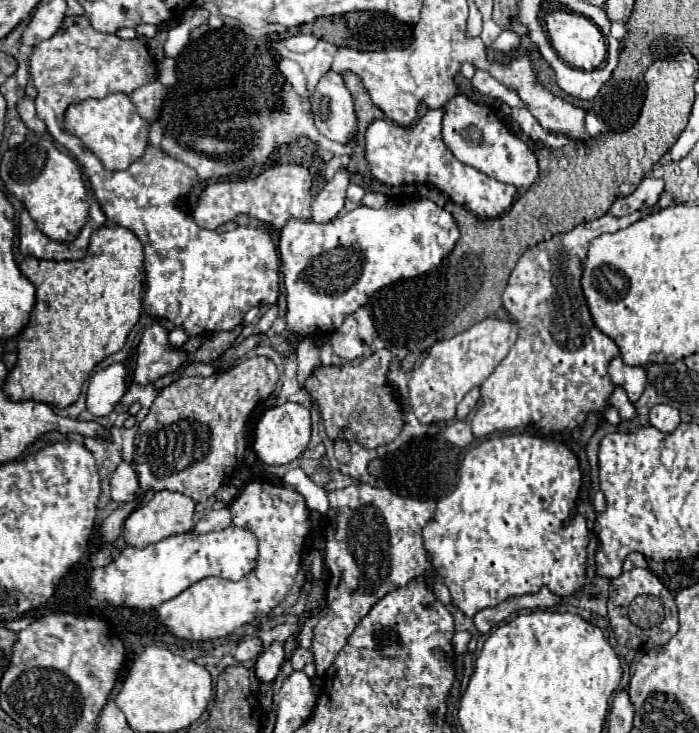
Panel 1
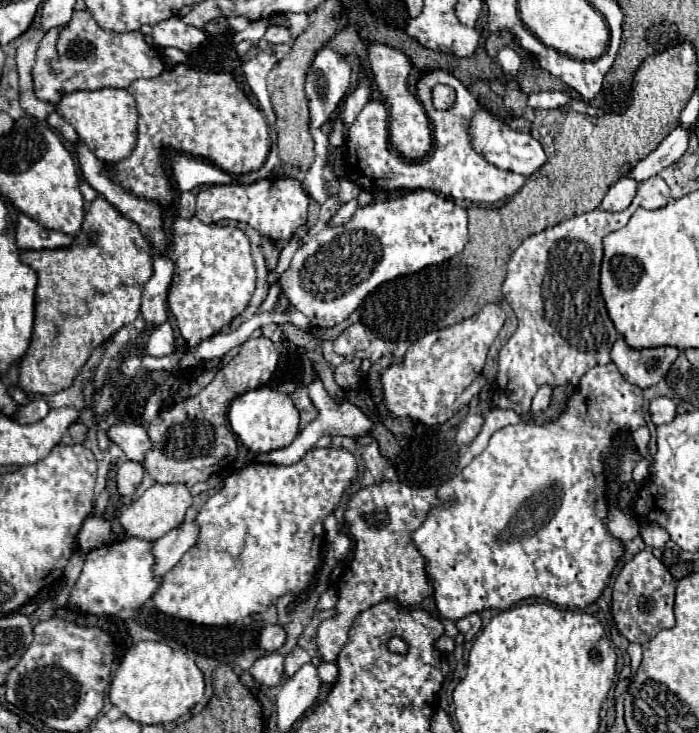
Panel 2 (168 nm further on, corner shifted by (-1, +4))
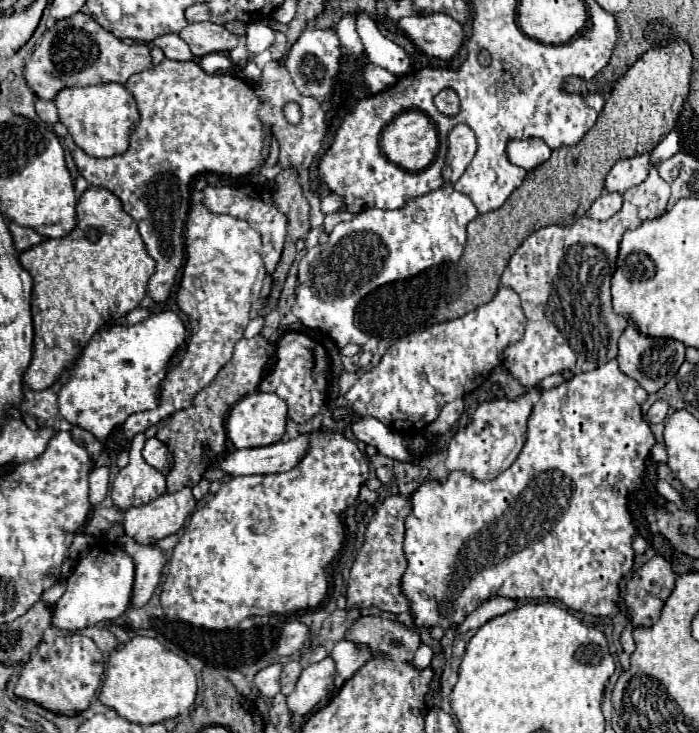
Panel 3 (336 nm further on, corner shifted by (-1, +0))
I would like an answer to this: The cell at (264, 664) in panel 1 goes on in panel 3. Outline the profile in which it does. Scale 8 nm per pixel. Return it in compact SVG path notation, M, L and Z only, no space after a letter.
M270 664L254 676L254 684L262 696L272 698L280 692L280 672L282 672L282 664Z

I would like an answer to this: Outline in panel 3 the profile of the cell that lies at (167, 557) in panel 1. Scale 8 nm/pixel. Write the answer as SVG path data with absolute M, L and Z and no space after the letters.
M98 544L86 556L80 558L72 576L68 578L68 588L64 596L56 602L56 614L52 626L60 630L84 630L98 622L110 622L120 618L132 606L132 586L134 586L134 562L116 544Z

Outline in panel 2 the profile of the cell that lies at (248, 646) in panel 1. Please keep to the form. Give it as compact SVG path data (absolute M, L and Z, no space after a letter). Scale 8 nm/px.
M270 624L270 626L266 626L264 630L262 630L262 634L260 634L260 648L264 648L264 650L268 650L268 652L276 652L276 650L280 650L282 648L282 644L286 642L286 628L284 626L280 626L280 624Z

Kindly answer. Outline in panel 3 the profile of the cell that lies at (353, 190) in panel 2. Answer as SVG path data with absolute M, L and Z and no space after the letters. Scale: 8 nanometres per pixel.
M328 194L324 200L322 200L322 212L324 214L332 214L332 212L342 212L344 210L344 198L338 196L338 194Z

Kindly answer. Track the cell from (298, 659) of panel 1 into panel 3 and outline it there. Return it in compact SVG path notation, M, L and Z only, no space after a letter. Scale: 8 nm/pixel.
M292 660L292 662L284 664L282 678L280 678L282 694L286 694L286 696L288 696L288 694L294 690L294 684L296 684L296 680L298 680L300 672L302 672L302 666L300 666L300 662L298 662L298 660Z

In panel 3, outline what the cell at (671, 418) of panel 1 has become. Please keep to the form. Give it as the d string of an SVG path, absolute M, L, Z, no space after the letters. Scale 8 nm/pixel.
M658 400L658 402L654 402L654 404L650 406L650 410L648 410L648 420L650 420L652 424L660 424L660 422L664 422L668 410L670 410L668 402L666 402L666 400Z

